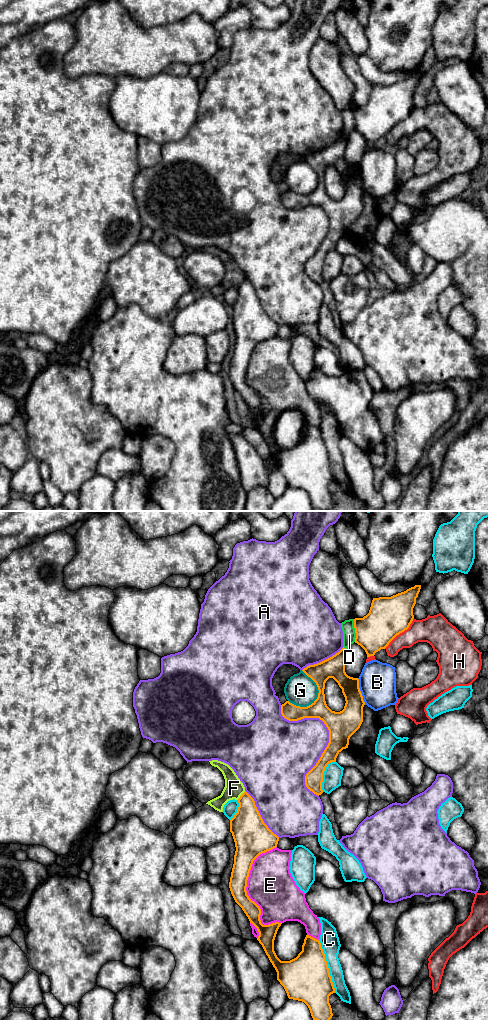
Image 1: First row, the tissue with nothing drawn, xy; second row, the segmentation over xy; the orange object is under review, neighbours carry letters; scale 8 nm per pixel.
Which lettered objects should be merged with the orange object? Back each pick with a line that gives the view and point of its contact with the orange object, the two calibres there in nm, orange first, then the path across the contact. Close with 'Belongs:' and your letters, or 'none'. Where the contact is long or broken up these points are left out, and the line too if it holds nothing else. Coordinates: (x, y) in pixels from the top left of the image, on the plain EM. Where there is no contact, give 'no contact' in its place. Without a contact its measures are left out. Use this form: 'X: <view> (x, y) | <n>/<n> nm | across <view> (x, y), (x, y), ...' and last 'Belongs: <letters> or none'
Belongs: none

